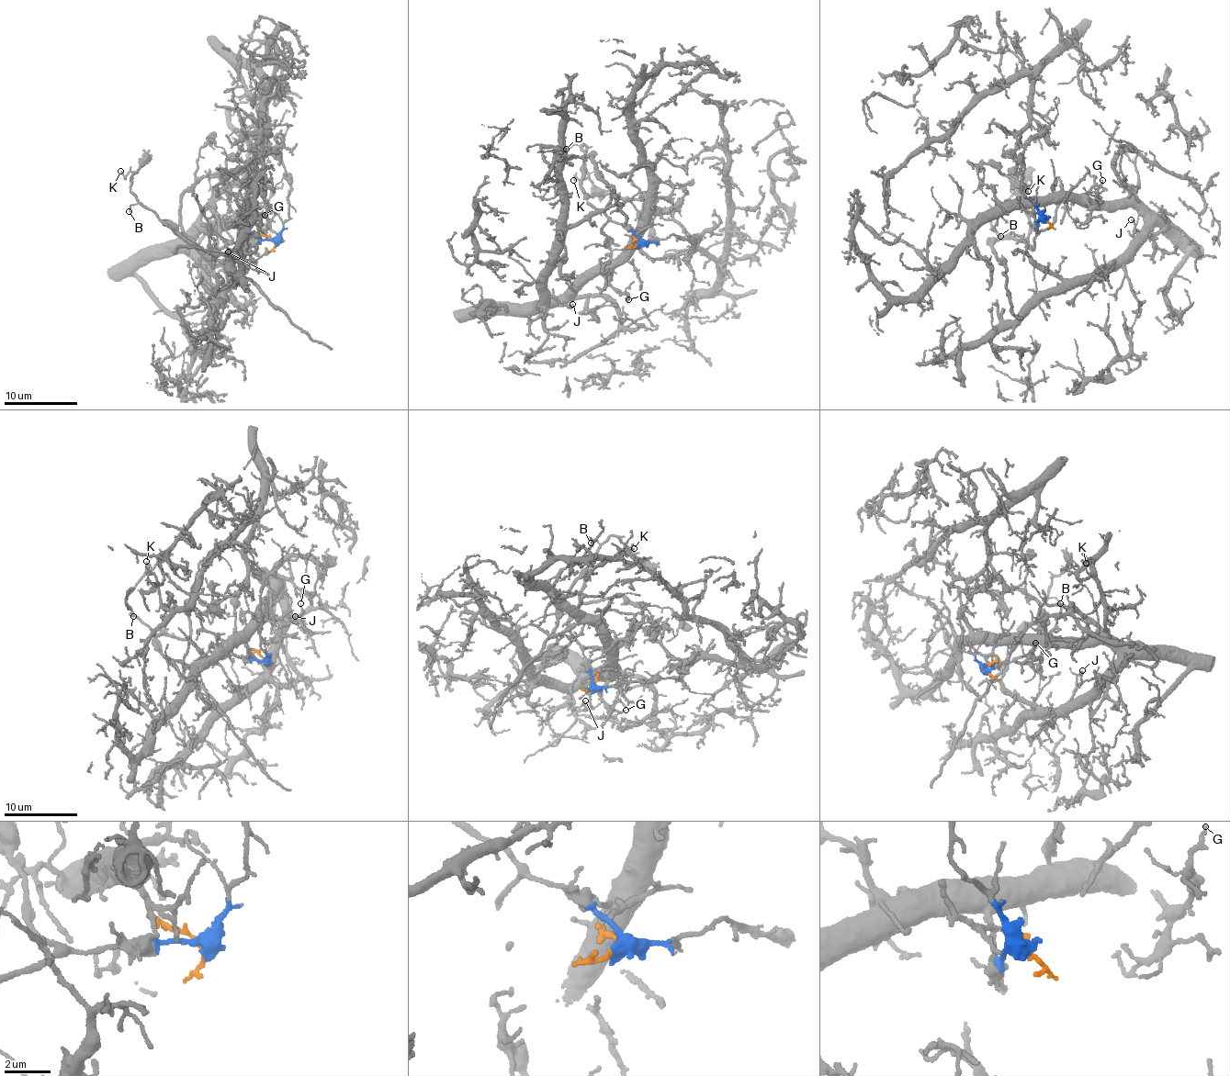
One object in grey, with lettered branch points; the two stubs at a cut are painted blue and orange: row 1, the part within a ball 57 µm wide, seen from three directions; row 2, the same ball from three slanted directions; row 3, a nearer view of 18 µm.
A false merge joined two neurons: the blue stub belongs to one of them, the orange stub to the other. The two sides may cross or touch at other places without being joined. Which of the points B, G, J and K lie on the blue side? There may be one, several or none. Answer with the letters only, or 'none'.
B, K

